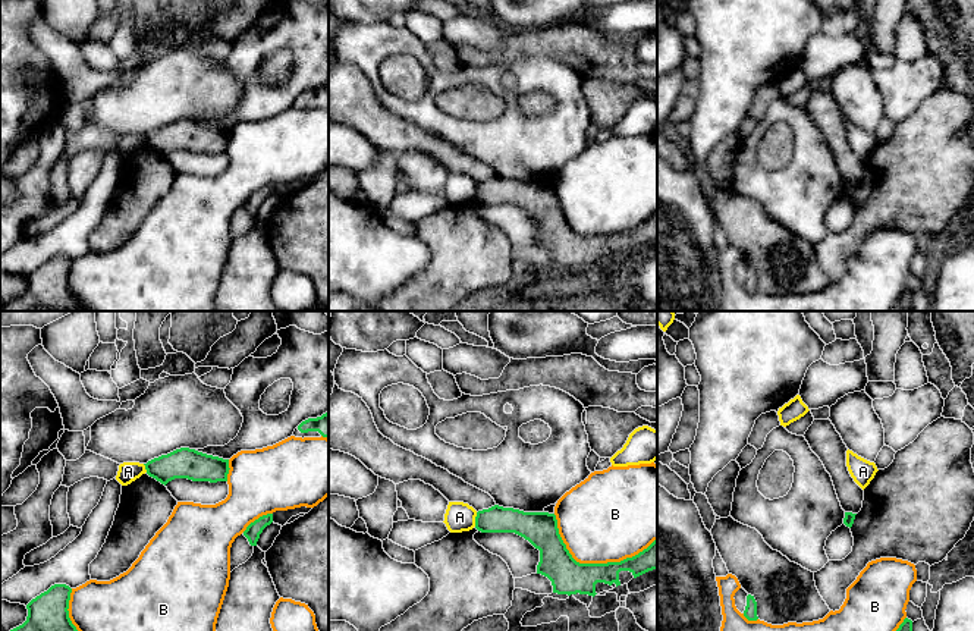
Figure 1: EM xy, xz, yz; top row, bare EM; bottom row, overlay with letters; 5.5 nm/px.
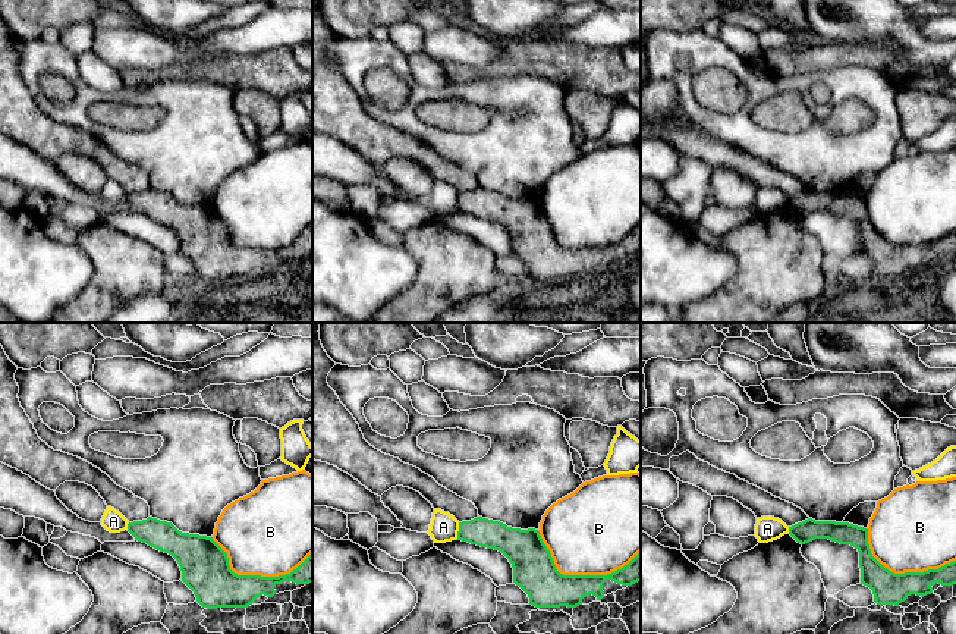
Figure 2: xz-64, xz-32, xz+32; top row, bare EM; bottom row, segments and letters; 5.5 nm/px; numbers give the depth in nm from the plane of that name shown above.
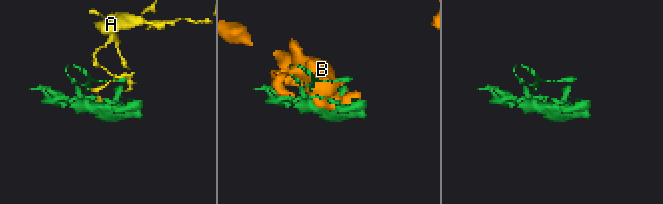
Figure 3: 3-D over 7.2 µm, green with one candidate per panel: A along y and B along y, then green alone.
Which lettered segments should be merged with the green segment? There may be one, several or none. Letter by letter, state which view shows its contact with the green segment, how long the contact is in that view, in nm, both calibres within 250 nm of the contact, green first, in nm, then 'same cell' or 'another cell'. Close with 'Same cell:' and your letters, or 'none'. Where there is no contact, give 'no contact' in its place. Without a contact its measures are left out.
A: meets green in xz; contact 80 nm long; 140 nm thick on the green side, 160 nm on the other; another cell
B: meets green in xz; contact 600 nm long; 190 nm thick on the green side, 460 nm on the other; another cell
Same cell: none

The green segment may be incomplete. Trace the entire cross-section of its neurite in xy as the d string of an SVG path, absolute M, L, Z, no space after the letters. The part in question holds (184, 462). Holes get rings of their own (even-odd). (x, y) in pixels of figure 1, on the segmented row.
M189 448L176 449L148 461L147 474L161 484L175 478L188 478L192 481L227 481L229 459L207 455Z

